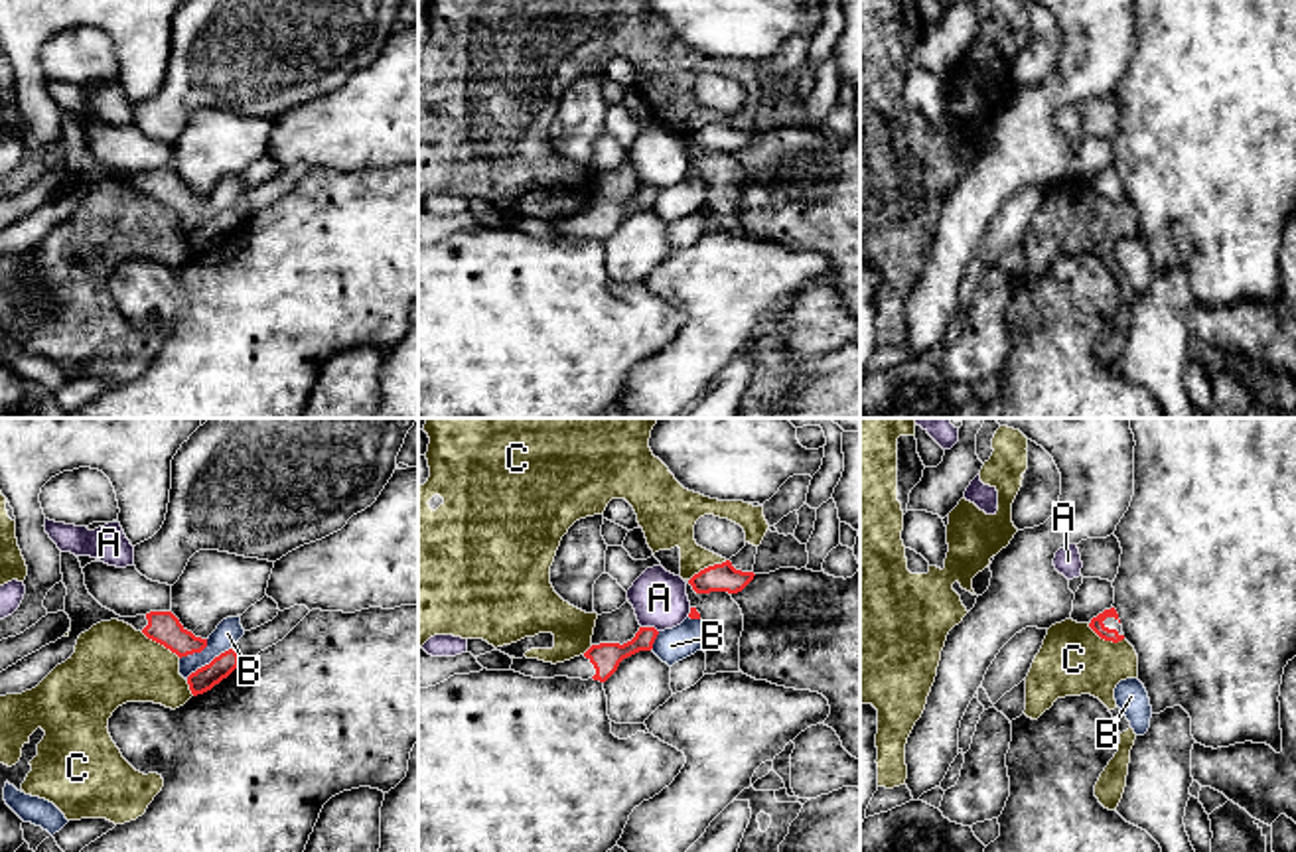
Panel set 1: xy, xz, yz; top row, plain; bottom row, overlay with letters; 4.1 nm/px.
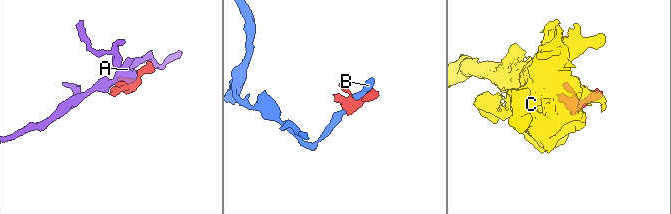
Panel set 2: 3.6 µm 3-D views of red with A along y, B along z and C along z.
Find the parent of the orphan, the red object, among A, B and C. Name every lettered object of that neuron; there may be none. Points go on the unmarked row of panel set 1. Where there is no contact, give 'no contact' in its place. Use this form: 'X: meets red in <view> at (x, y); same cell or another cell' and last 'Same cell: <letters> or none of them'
A: meets red in xz at (649, 186); another cell
B: meets red in xy at (212, 219); another cell
C: meets red in xy at (160, 202); another cell
Same cell: none of them

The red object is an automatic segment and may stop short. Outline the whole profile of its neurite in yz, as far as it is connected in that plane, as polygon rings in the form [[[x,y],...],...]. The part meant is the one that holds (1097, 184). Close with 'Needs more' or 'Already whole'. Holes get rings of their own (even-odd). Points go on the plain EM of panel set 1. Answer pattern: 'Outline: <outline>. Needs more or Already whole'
Outline: [[[1115,166],[1105,168],[1093,176],[1089,185],[1105,199],[1118,201],[1124,197],[1122,183],[1118,181],[1118,172]]]. Needs more

